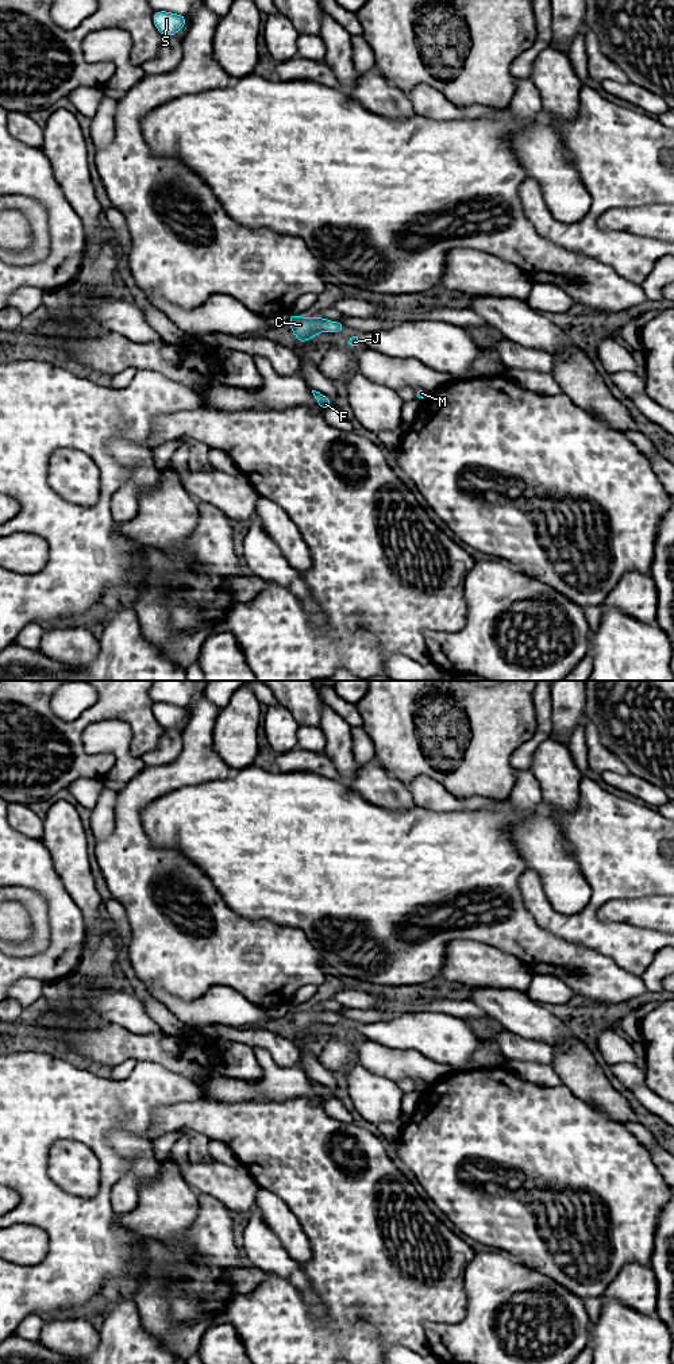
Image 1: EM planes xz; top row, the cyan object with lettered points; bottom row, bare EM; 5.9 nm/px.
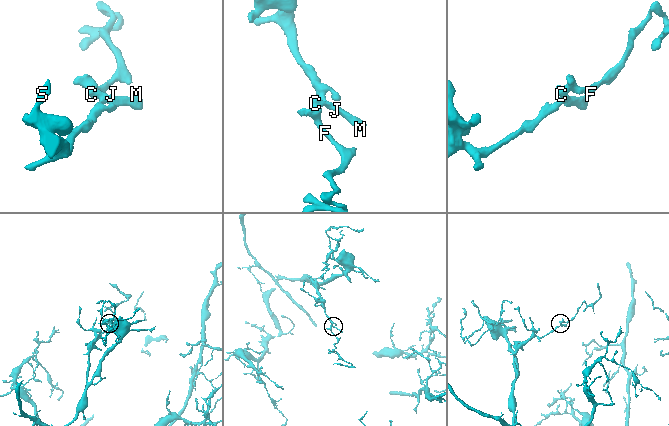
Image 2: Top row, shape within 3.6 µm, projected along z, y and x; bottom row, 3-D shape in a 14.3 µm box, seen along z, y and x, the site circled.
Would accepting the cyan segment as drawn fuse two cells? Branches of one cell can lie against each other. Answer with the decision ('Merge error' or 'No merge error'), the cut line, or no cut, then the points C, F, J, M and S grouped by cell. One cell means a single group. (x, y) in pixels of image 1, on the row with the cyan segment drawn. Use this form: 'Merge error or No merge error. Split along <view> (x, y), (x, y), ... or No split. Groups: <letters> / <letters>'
No merge error. No split. Groups: C F J M S

